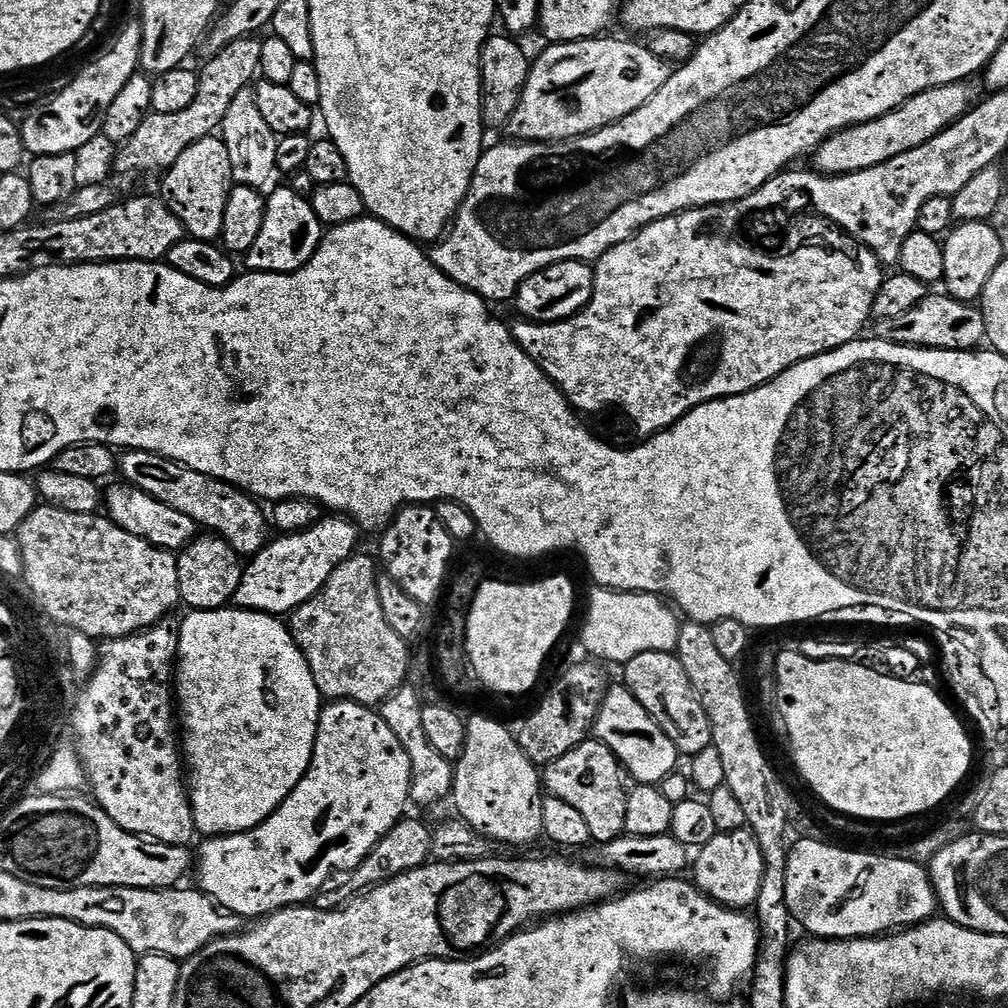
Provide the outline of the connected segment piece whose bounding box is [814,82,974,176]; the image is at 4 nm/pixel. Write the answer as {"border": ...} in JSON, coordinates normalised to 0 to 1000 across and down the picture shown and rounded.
{"border":[[[953,81],[924,87],[903,97],[886,111],[880,111],[875,117],[867,117],[858,123],[848,123],[846,127],[836,127],[834,131],[828,131],[809,148],[809,170],[818,175],[838,175],[844,171],[863,169],[867,165],[883,161],[883,157],[891,157],[891,153],[911,149],[911,145],[935,133],[965,106],[966,98],[964,99],[964,91],[960,85],[959,82]]]}

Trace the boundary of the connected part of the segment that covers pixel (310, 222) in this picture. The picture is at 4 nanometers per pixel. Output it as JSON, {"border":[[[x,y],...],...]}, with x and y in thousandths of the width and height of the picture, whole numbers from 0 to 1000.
{"border":[[[279,185],[265,195],[260,226],[244,251],[245,265],[251,270],[294,270],[312,256],[322,233],[322,223],[313,215],[309,201],[290,185]]]}

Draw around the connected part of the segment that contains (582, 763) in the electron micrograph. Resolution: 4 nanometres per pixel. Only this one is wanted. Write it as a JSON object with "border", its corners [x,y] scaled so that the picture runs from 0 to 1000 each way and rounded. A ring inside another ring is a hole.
{"border":[[[590,732],[581,733],[538,766],[538,778],[543,789],[558,792],[558,796],[565,796],[569,804],[575,805],[592,838],[603,837],[620,828],[623,786],[619,782],[619,774],[621,770],[611,749]]]}

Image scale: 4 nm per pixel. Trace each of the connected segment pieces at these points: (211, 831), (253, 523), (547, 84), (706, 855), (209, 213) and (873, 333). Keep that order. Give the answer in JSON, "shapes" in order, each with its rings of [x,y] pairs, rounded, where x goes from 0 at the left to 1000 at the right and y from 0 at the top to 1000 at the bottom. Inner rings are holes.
{"shapes":[[[[233,601],[207,607],[190,605],[186,609],[188,611],[177,619],[179,649],[173,664],[173,687],[181,707],[182,725],[183,722],[187,725],[187,731],[184,734],[182,731],[181,742],[185,747],[186,761],[188,766],[190,761],[191,766],[188,793],[194,823],[202,831],[247,825],[261,817],[266,809],[250,806],[252,768],[250,758],[240,758],[240,750],[250,750],[248,754],[268,754],[268,766],[262,770],[268,768],[270,810],[306,766],[313,739],[313,723],[317,720],[319,691],[312,677],[312,669],[281,614],[266,611],[263,607],[244,607]]],[[[124,447],[118,453],[117,468],[132,484],[149,490],[149,494],[157,494],[157,498],[185,510],[185,514],[188,514],[199,525],[224,536],[239,554],[256,551],[268,539],[267,513],[262,513],[261,506],[257,504],[259,501],[247,489],[239,488],[231,480],[208,474],[175,456],[158,452],[156,448]]],[[[588,38],[585,40],[574,40],[568,44],[544,44],[541,52],[536,57],[527,61],[524,69],[524,80],[520,86],[518,97],[514,101],[514,109],[510,109],[510,113],[506,117],[502,131],[508,137],[516,141],[525,143],[550,143],[557,139],[567,139],[571,135],[583,135],[586,131],[597,129],[606,123],[612,123],[617,117],[621,117],[625,113],[629,113],[629,109],[633,109],[641,101],[645,101],[645,97],[649,97],[649,93],[653,93],[653,89],[657,89],[657,85],[663,79],[665,67],[660,61],[654,56],[647,53],[646,47],[630,44],[627,40],[599,40],[603,38]]],[[[741,820],[731,825],[715,825],[700,839],[696,839],[688,849],[690,870],[688,876],[710,897],[727,903],[742,903],[749,898],[758,874],[758,848],[756,839]]],[[[209,134],[192,141],[179,154],[177,161],[162,172],[161,178],[161,197],[173,212],[177,212],[184,231],[191,238],[217,239],[221,232],[226,194],[232,186],[228,153],[221,138]]],[[[923,292],[911,304],[907,304],[907,308],[899,308],[899,312],[891,312],[891,315],[869,317],[863,325],[863,333],[867,337],[897,341],[900,345],[934,345],[939,349],[962,349],[971,346],[977,340],[979,332],[975,309],[967,301],[948,298],[939,292]]]]}

